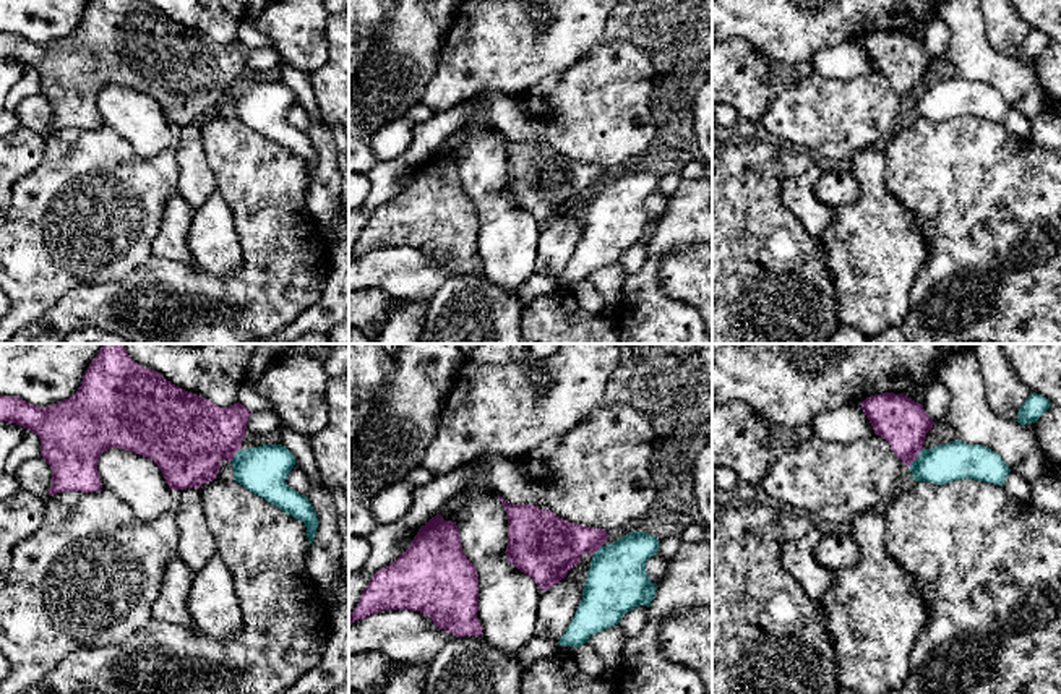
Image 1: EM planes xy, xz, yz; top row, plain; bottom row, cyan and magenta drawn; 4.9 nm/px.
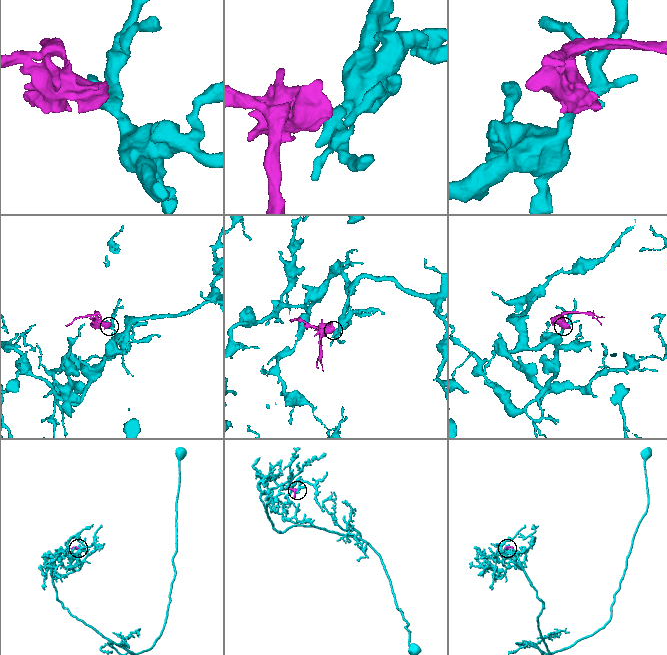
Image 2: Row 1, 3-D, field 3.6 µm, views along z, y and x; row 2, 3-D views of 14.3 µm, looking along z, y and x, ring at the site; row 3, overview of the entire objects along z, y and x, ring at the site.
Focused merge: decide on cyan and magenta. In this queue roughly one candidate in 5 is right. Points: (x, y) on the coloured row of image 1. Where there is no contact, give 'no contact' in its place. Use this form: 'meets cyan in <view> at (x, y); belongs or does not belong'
meets cyan in yz at (917, 458); does not belong

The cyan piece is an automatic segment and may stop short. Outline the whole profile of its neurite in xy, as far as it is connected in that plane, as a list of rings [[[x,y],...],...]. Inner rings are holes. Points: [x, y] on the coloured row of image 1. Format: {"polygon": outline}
{"polygon": [[[282,444],[238,449],[232,459],[234,480],[286,514],[300,519],[307,527],[310,546],[318,519],[308,498],[294,491],[286,482],[294,465],[294,454]]]}

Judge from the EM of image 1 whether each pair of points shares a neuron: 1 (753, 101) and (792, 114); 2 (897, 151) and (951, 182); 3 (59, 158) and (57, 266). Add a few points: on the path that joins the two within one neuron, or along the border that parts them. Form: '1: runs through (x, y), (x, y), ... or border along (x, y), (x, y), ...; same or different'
1: border along (777, 86), (769, 109), (760, 119); different
2: runs through (910, 153), (938, 169); same
3: runs through (59, 185), (59, 239); same

